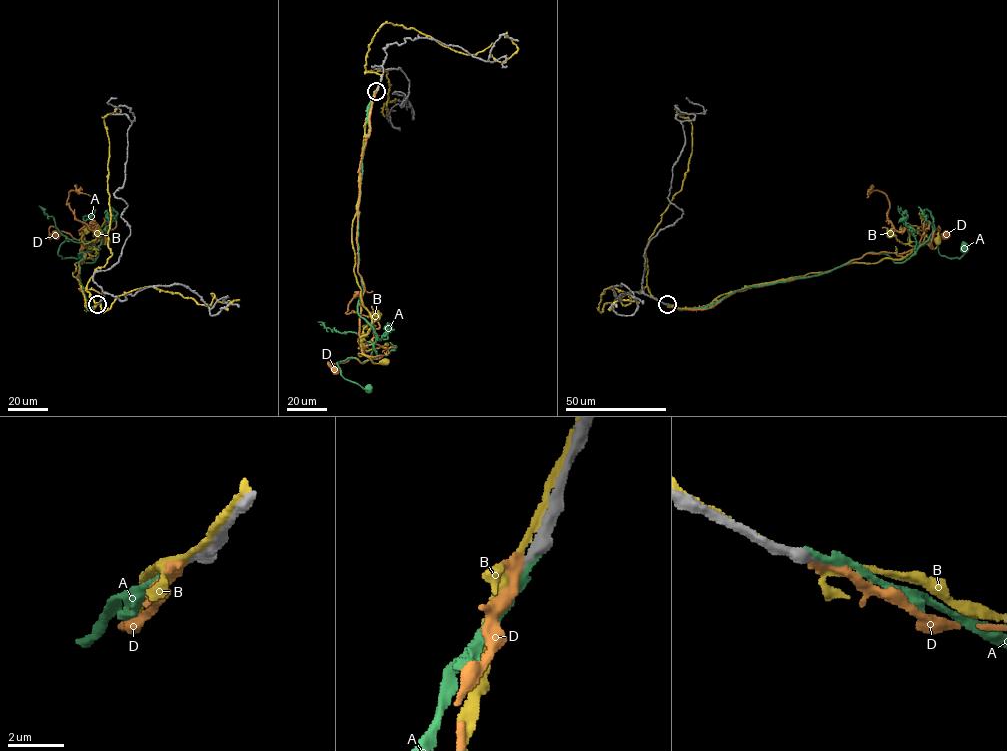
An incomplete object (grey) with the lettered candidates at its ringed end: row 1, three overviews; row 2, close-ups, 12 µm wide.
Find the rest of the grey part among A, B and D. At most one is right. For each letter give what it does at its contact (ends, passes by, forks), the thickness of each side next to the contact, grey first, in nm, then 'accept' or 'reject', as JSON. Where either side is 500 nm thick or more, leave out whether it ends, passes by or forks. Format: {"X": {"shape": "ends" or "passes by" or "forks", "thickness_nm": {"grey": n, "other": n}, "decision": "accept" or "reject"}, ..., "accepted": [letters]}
{"A": {"shape": "ends", "thickness_nm": {"grey": 480, "other": 260}, "decision": "reject"}, "B": {"shape": "passes by", "thickness_nm": {"grey": 360, "other": 240}, "decision": "reject"}, "D": {"shape": "ends", "thickness_nm": {"grey": 360, "other": 420}, "decision": "accept"}, "accepted": ["D"]}

